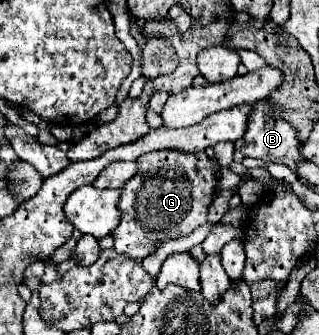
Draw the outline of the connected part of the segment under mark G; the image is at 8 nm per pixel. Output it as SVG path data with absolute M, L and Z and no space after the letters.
M156 151L136 159L138 171L122 187L118 209L122 211L120 225L112 231L114 249L132 259L144 259L168 239L190 235L196 227L206 223L208 207L216 191L214 163L204 151Z

